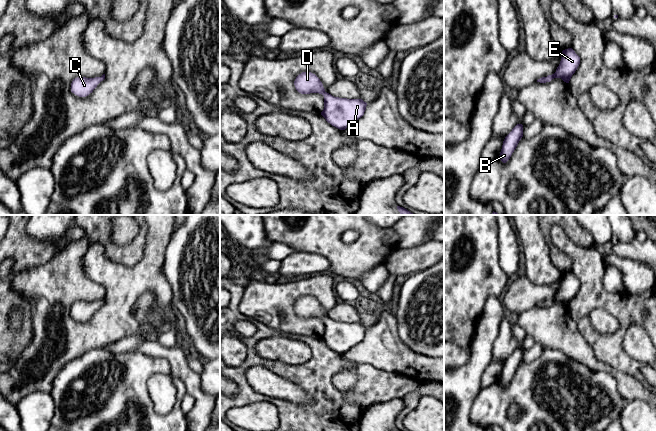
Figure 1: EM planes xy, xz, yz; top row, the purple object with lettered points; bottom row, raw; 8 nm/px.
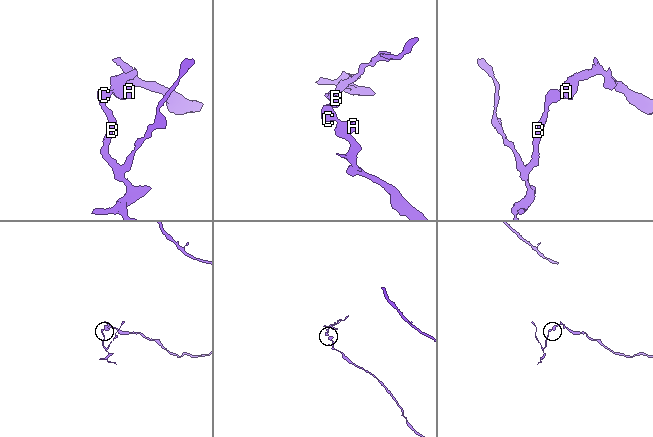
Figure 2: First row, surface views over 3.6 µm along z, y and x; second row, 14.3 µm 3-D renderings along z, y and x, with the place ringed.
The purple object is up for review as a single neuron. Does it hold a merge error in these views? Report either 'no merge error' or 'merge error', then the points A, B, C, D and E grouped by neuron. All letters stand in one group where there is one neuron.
no merge error | A B C D E

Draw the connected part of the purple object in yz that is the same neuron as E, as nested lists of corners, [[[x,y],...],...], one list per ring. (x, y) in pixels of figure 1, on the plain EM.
[[[572,272],[565,273],[562,275],[561,285],[556,296],[547,301],[538,303],[537,306],[546,307],[550,306],[554,302],[561,302],[564,306],[569,307],[579,288],[580,281],[575,277],[575,275]]]

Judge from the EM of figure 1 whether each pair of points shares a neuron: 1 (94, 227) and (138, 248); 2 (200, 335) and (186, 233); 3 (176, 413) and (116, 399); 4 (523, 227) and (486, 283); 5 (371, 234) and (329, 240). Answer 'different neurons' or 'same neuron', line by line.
1: same neuron
2: same neuron
3: same neuron
4: different neurons
5: same neuron

